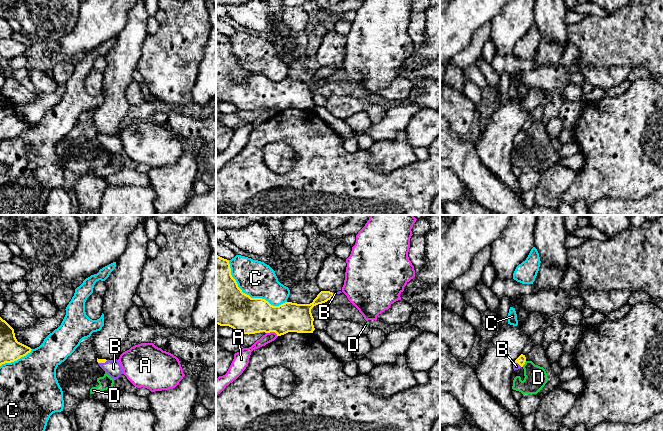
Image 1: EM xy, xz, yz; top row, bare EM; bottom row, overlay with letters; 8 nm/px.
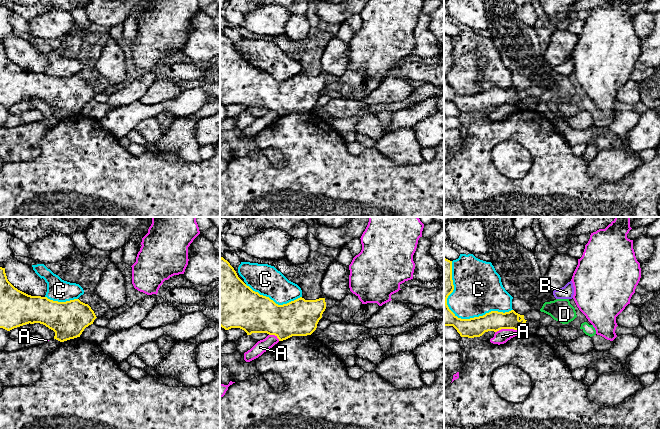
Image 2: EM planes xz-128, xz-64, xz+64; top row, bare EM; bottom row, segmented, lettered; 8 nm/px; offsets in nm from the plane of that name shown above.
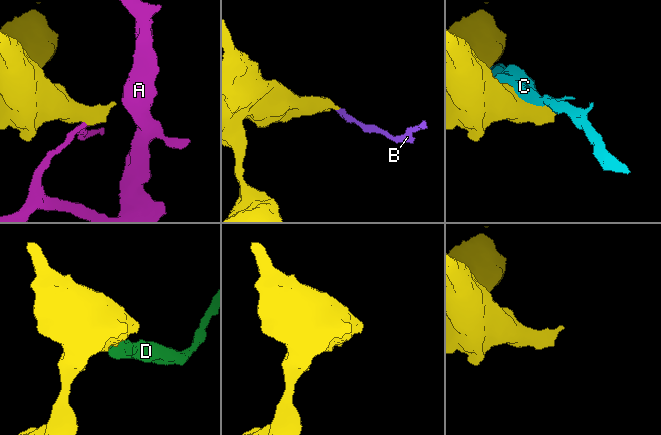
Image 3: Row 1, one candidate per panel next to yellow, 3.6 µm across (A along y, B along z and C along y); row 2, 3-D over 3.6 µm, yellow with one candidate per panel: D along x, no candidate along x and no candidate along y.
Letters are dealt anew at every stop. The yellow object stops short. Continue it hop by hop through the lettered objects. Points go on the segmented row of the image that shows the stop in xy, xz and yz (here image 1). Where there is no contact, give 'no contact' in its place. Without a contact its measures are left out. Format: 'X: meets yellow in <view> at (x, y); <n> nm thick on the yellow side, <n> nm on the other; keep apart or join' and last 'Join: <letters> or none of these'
A: meets yellow in xz at (272, 331); 300 nm thick on the yellow side, 80 nm on the other; keep apart
B: meets yellow in xy at (102, 362); 30 nm thick on the yellow side, 130 nm on the other; join
C: meets yellow in xz at (248, 295); 380 nm thick on the yellow side, 280 nm on the other; keep apart
D: meets yellow in yz at (524, 363); 70 nm thick on the yellow side, 180 nm on the other; keep apart
Join: B

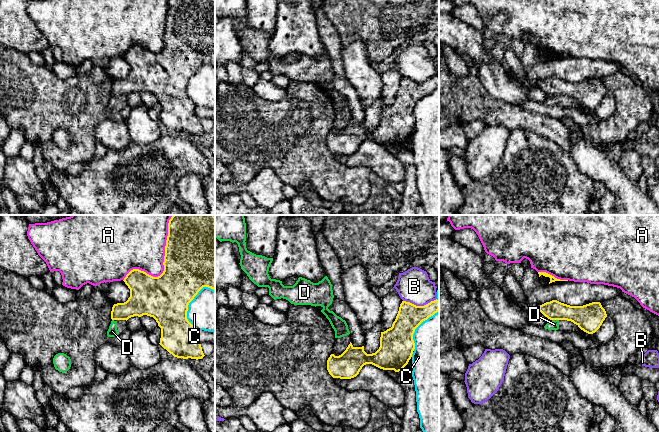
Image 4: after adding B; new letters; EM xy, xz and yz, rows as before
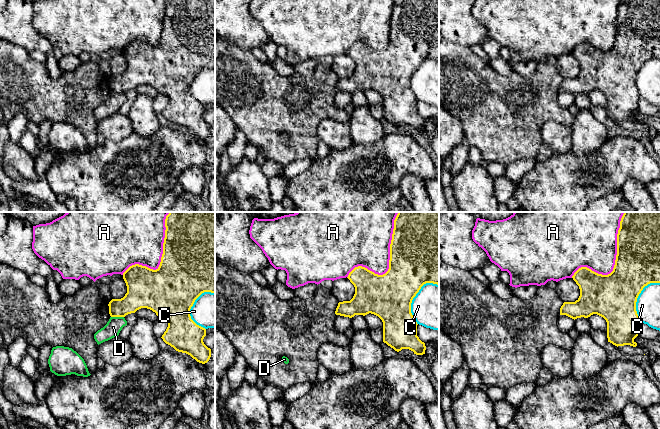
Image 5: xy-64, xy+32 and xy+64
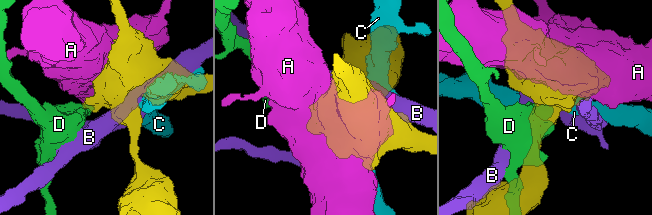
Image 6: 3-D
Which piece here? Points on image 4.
A: meets yellow in xy at (163, 264); 460 nm thick on the yellow side, 400 nm on the other; keep apart
B: meets yellow in xz at (419, 306); 200 nm thick on the yellow side, 260 nm on the other; keep apart
C: meets yellow in xy at (187, 306); 360 nm thick on the yellow side, 340 nm on the other; keep apart
D: meets yellow in yz at (555, 319); 190 nm thick on the yellow side, 80 nm on the other; keep apart
Join: none of these

